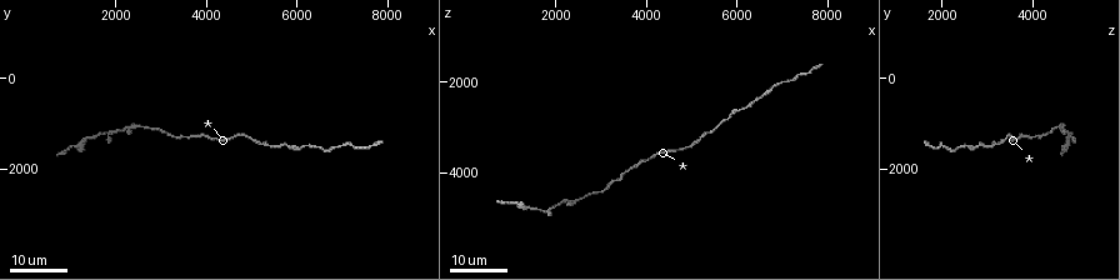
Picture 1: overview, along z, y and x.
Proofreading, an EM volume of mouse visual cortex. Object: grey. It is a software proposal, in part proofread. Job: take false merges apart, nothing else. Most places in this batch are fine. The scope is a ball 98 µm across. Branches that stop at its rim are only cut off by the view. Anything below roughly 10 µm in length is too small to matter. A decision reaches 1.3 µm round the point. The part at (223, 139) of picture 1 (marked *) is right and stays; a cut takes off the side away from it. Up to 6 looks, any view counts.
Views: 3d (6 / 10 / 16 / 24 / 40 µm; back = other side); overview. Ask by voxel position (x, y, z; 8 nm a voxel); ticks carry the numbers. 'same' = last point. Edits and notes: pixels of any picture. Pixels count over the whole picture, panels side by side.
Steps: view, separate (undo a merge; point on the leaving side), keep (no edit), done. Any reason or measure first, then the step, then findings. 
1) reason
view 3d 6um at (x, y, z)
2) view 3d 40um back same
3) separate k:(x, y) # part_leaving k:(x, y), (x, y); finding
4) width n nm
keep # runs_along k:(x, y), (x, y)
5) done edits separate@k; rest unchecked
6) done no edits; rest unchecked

thin neck
view 3d 16um at (3050, 1150, 4450)

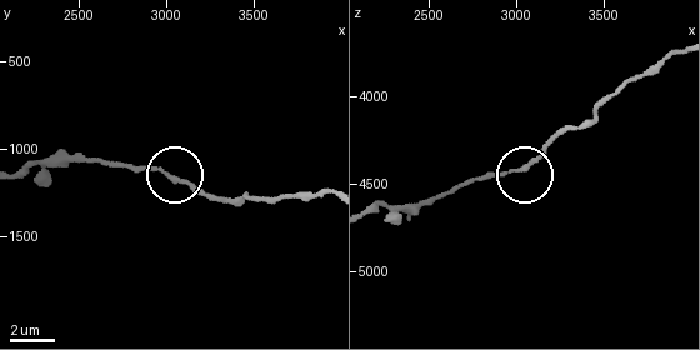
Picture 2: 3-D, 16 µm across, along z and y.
closer look
view 3d 6um at (2980, 1160, 4420)

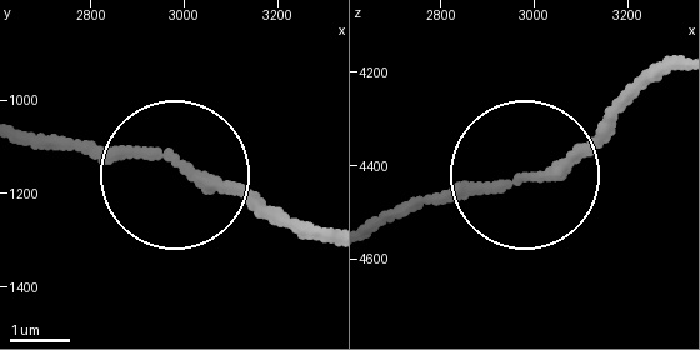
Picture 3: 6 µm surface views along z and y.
keep # runs_along 3:(678, 60), (543, 170), (384, 210); one neuron here

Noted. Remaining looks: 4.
small branch off a trunk
view 3d 24um at (2200, 1100, 4600)

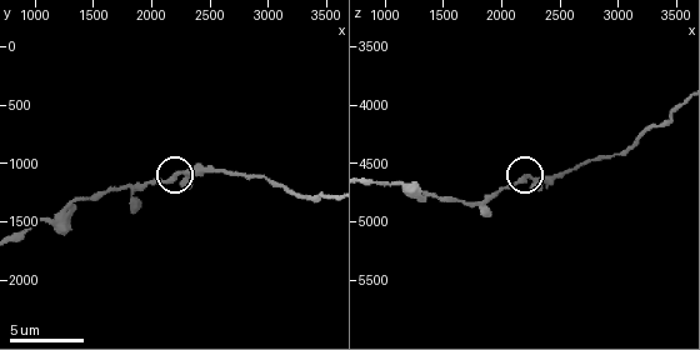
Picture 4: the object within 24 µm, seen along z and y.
view 3d 6um at (2220, 1120, 4620)

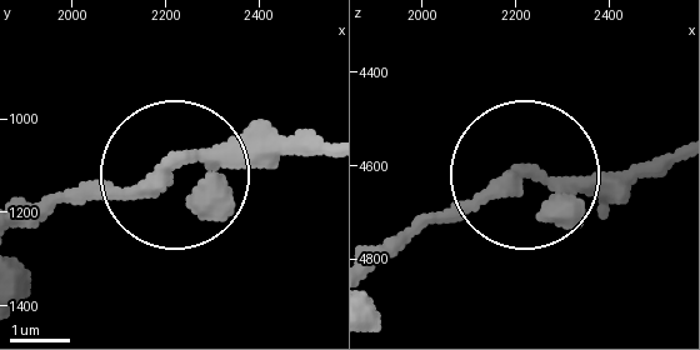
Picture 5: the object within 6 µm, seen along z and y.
width 230 nm
keep # one neuron here

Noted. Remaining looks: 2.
thick turns thin
view 3d 16um at (6000, 1600, 2650)

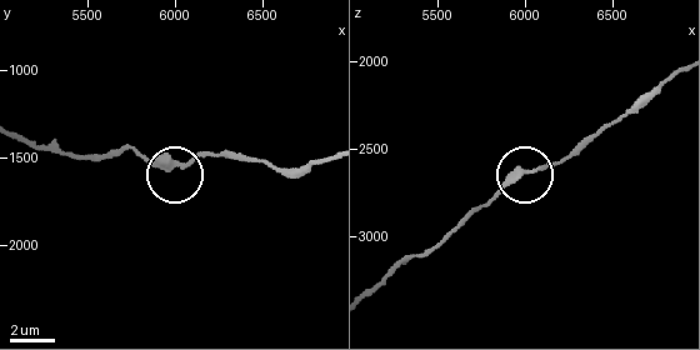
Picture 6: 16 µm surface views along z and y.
view 3d 10um at (6020, 1540, 2620)

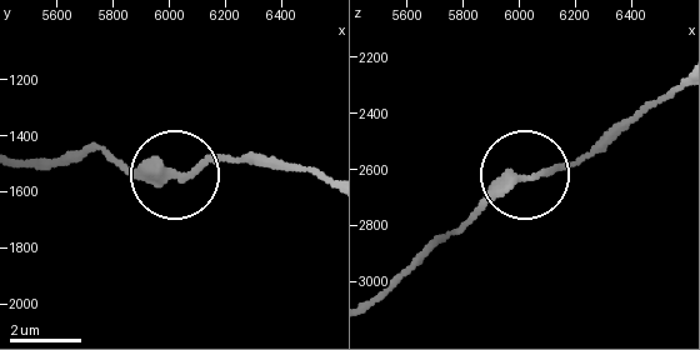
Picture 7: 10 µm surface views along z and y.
keep # runs_along 7:(374, 305), (518, 183), (604, 153); continuous, no second neuron

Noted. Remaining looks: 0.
done no edits; rest unchecked

